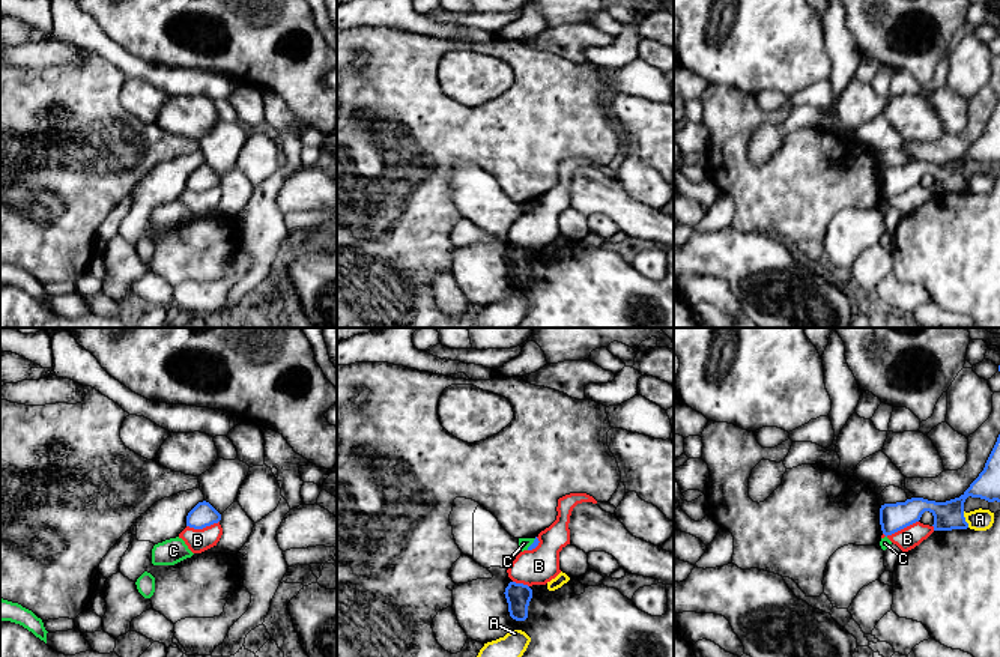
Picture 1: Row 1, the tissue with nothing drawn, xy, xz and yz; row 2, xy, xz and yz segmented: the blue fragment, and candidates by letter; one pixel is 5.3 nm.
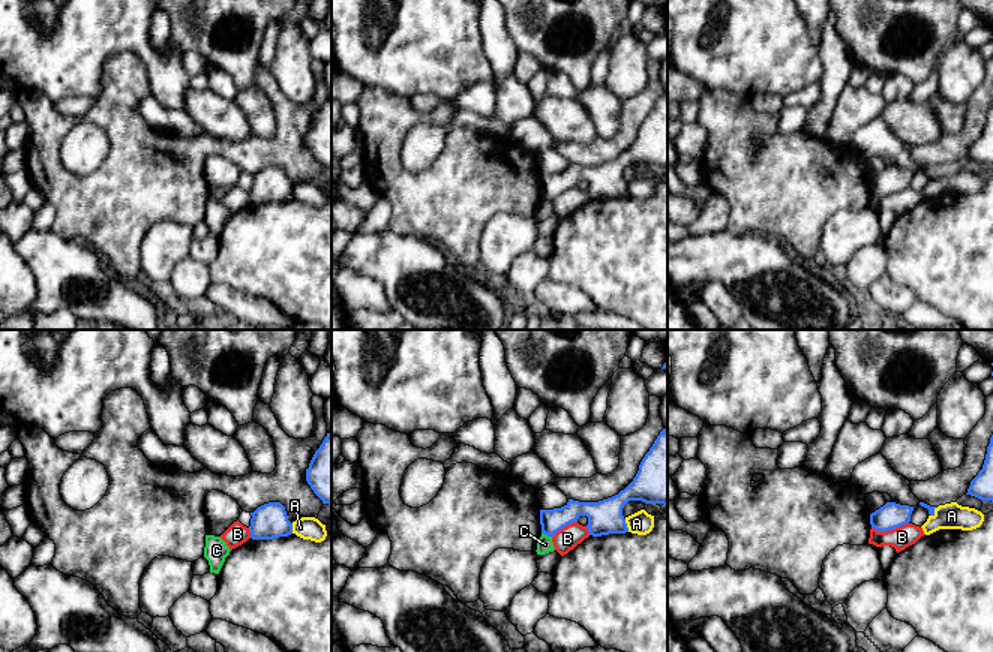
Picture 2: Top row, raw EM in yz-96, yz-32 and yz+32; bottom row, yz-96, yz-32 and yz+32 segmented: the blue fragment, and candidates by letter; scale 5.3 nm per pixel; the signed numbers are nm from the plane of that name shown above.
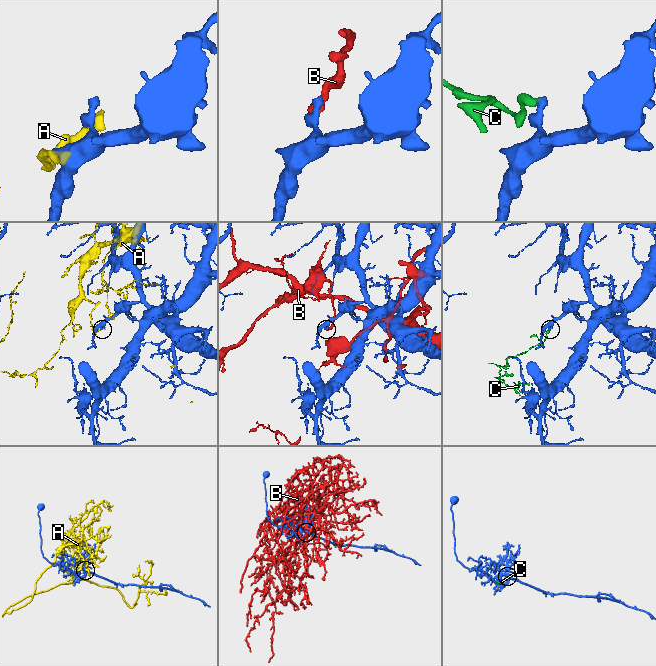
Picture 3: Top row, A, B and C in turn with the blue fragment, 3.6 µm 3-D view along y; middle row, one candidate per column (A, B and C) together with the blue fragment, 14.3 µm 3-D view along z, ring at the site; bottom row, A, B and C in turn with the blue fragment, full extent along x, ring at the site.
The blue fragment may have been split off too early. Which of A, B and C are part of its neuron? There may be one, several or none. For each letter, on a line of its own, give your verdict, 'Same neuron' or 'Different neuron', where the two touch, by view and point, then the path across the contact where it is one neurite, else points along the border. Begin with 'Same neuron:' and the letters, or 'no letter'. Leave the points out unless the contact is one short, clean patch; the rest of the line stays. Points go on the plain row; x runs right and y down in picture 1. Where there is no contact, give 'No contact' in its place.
Same neuron: no letter
A: Different neuron. Touches blue at yz (964, 182)
B: Different neuron. Touches blue at yz (900, 193)
C: Different neuron. Touches blue at xz (531, 208). Boundary: xz (536, 202), (527, 212)

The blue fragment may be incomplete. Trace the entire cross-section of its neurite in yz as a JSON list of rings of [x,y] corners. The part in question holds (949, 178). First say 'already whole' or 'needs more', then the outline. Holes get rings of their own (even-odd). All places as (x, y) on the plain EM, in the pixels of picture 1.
already whole; [[[1000,98],[983,134],[959,161],[946,165],[911,161],[905,165],[884,167],[880,171],[881,194],[886,200],[892,198],[919,185],[925,174],[934,179],[934,194],[967,192],[964,165],[968,159],[1000,165]]]

